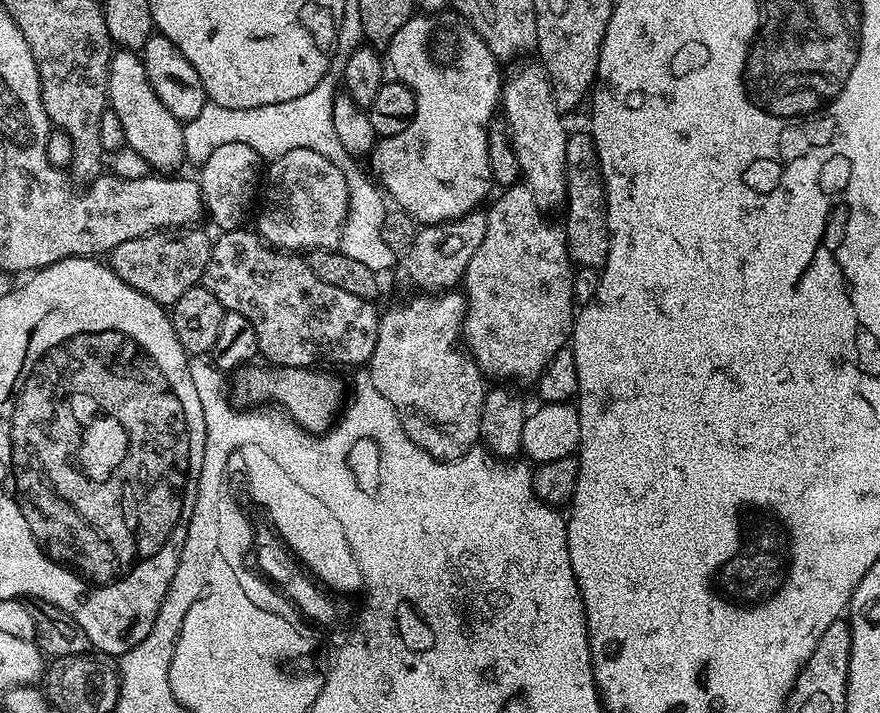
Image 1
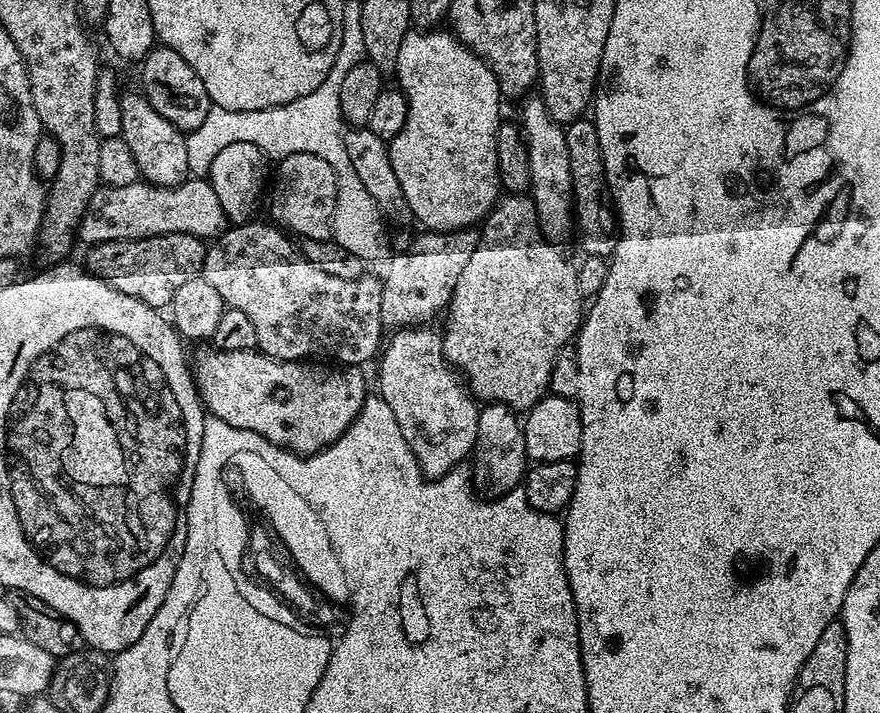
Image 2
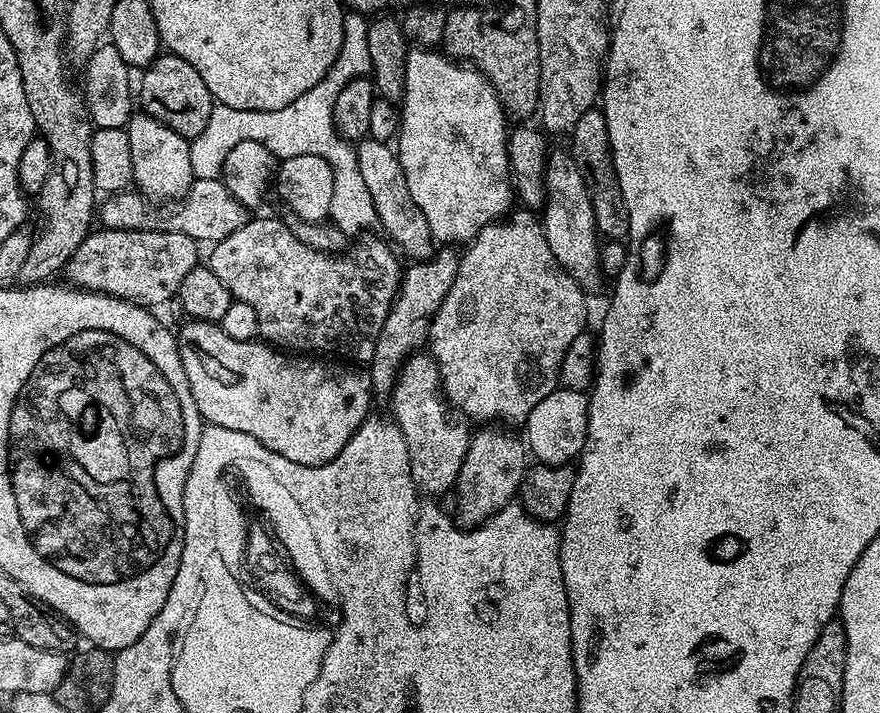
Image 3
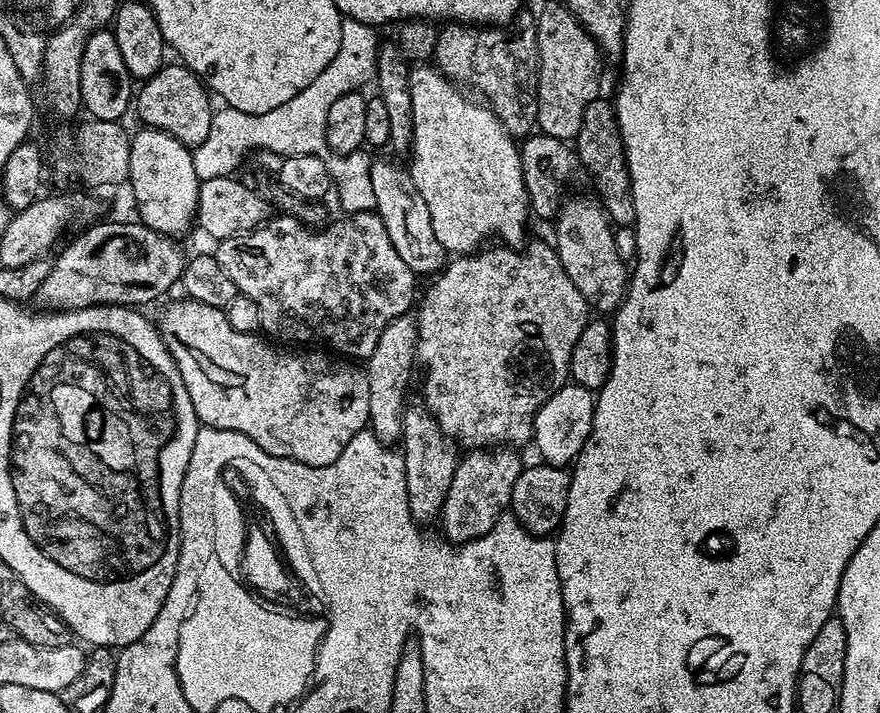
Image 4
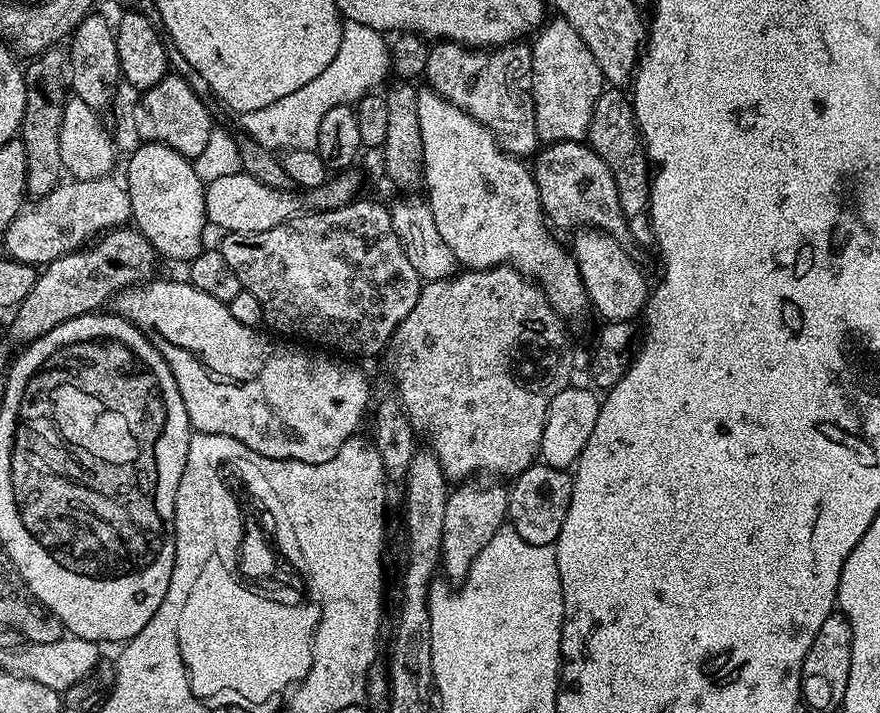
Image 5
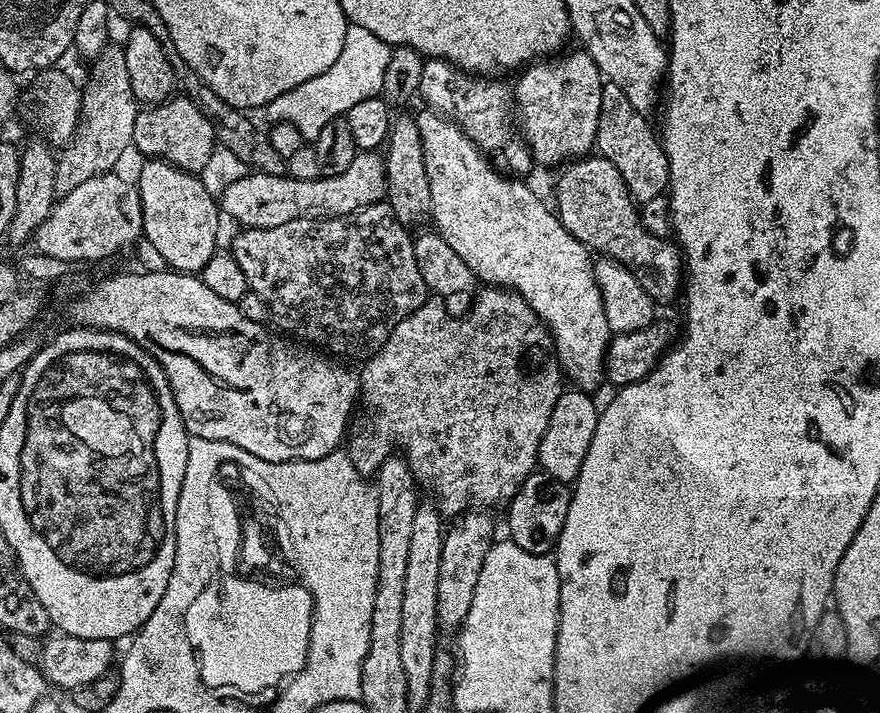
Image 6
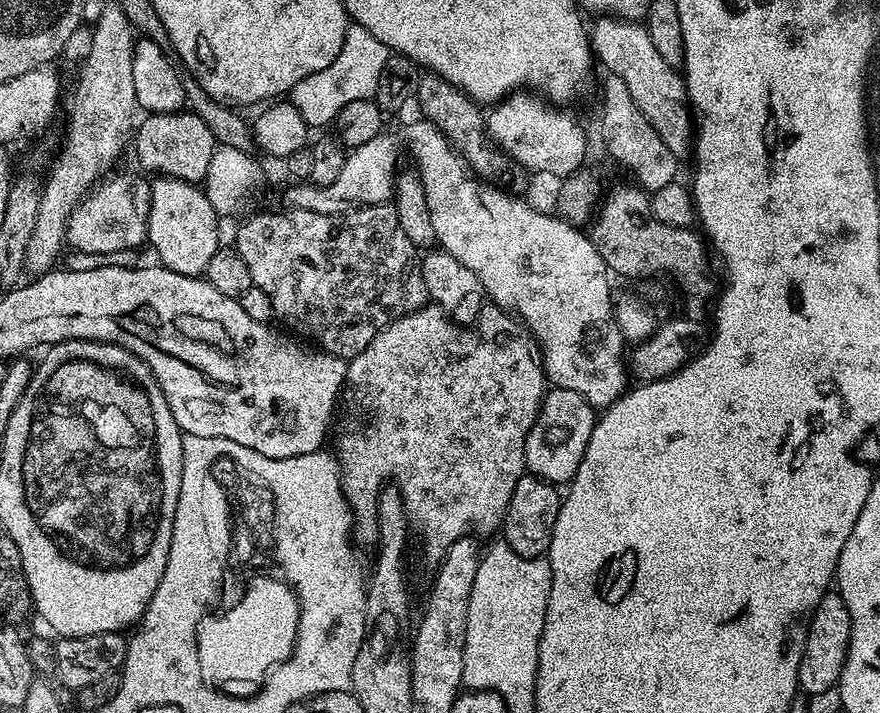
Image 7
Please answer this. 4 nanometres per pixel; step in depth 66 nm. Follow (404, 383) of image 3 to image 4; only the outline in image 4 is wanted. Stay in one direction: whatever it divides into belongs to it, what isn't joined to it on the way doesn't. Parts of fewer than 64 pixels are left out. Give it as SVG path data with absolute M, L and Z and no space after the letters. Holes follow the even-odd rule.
M423 406L405 407L404 435L402 437L402 455L404 457L404 473L406 474L406 494L410 502L410 514L417 524L427 526L440 515L446 502L446 494L450 490L450 482L456 473L458 463L457 449L453 447L444 431L436 425L436 419Z

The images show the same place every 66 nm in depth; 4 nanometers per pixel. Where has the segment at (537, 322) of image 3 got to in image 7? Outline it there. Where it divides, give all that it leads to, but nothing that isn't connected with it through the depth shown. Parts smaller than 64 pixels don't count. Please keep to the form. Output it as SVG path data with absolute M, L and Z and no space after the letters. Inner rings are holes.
M491 302L485 303L476 315L471 326L455 324L444 315L443 310L435 306L425 306L417 312L406 314L392 324L386 325L381 332L358 354L353 360L347 361L348 369L344 379L344 391L338 401L338 411L334 417L334 431L331 433L331 443L336 443L334 455L336 465L340 467L340 485L348 508L352 511L354 532L357 537L371 537L376 531L376 507L380 501L380 491L391 482L402 494L404 505L408 511L409 521L424 535L424 556L432 562L439 562L450 550L450 546L463 536L488 536L499 529L504 522L504 515L510 506L510 494L514 494L514 486L526 474L524 451L526 438L540 413L540 403L544 400L544 393L549 391L550 381L544 374L542 357L538 345L532 339L532 333L513 313L505 308L499 308Z

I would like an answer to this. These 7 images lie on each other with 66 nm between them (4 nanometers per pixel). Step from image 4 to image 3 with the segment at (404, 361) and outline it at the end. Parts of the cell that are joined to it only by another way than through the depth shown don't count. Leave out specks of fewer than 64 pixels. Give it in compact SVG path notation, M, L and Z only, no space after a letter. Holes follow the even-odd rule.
M444 246L433 251L427 260L417 260L403 269L400 288L396 291L396 301L392 304L390 314L386 314L386 322L378 334L378 342L374 346L374 354L370 361L372 391L377 397L391 397L396 375L404 361L417 350L423 349L420 348L423 344L425 347L434 314L438 306L442 306L442 298L446 298L450 286L454 286L459 265L460 256L457 249Z

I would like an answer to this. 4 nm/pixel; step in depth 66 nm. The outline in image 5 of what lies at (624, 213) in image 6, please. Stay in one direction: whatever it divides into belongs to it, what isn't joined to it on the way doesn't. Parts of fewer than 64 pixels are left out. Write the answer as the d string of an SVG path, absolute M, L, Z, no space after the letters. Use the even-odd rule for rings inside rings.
M579 140L548 142L535 153L535 160L536 164L533 163L531 165L531 170L538 186L540 208L545 214L547 223L553 229L572 228L571 230L579 230L583 227L598 228L601 232L609 232L611 234L620 234L620 231L621 233L625 231L626 217L622 206L619 204L618 188L610 168L587 143Z

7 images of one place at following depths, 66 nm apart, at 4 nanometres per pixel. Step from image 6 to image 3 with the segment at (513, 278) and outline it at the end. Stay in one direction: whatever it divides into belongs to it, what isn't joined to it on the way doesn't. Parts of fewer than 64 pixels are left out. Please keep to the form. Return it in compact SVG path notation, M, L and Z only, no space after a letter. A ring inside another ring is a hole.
M413 47L406 58L406 86L404 87L404 99L400 108L400 131L394 141L397 156L400 158L402 174L406 174L406 186L410 190L414 202L418 202L418 210L426 214L426 222L430 222L433 241L444 246L464 246L476 239L476 235L482 231L484 225L499 221L509 215L514 204L514 189L512 176L508 172L508 134L509 125L504 125L506 113L492 84L482 75L479 68L469 66L459 59L453 58L440 50Z

